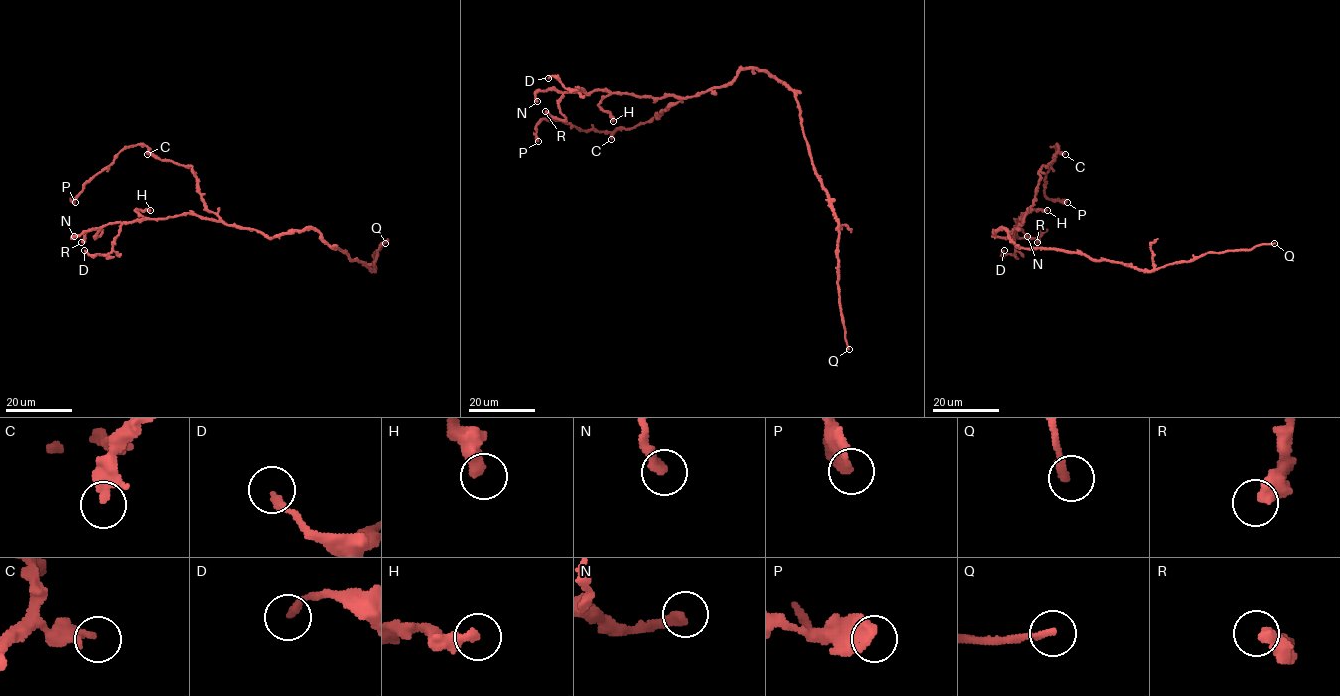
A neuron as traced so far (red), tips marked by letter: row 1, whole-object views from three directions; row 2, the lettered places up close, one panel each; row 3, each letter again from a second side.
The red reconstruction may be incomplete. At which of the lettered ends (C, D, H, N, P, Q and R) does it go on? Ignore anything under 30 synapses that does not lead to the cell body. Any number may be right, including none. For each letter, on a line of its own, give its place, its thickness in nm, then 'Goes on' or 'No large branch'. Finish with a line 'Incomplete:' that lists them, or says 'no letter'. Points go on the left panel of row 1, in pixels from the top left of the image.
C: Place: (147, 154). Thickness 360 nm. No large branch
D: Place: (84, 250). Thickness 240 nm. No large branch
H: Place: (150, 210). Thickness 400 nm. No large branch
N: Place: (74, 236). Thickness 280 nm. No large branch
P: Place: (75, 202). Thickness 500 nm. No large branch
Q: Place: (385, 243). Thickness 200 nm. Goes on
R: Place: (81, 242). Thickness 460 nm. No large branch
Incomplete: Q

